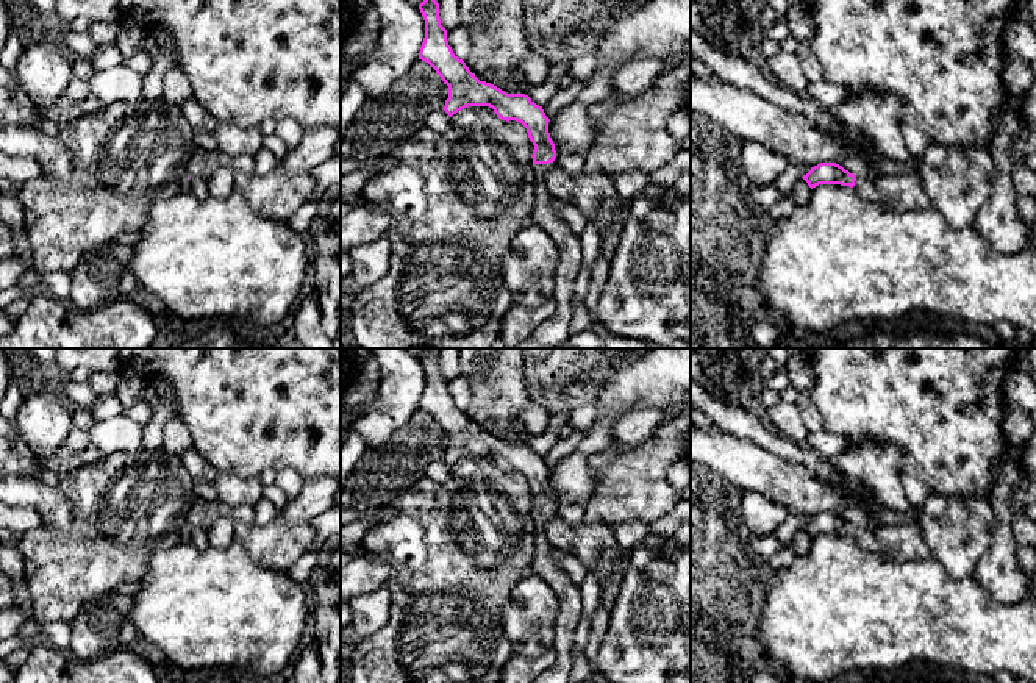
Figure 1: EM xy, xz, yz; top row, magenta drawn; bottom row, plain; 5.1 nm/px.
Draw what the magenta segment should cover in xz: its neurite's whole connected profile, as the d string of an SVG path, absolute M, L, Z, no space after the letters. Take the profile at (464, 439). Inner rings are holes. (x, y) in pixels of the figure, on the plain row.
M425 349L419 359L425 370L425 388L419 409L428 413L448 436L448 449L444 461L452 467L467 456L489 456L502 470L520 472L534 495L533 513L536 524L536 555L528 572L542 577L559 597L559 613L555 627L556 653L555 664L534 683L569 683L572 669L573 633L581 620L580 586L570 580L567 572L550 558L550 544L544 535L545 524L553 517L556 500L548 483L550 469L542 456L525 444L506 444L500 438L480 431L459 409L447 391L447 380L441 375L439 353Z

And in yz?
M820 513L802 528L811 539L819 535L850 536L863 550L888 555L897 561L922 560L931 555L922 528L914 519L898 527L880 525L877 531L869 531L836 513Z

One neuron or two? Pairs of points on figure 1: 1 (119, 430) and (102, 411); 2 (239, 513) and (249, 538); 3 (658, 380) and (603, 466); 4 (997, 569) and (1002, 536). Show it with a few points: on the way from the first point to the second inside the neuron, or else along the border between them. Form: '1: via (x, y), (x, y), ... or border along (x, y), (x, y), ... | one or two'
1: border along (122, 413), (96, 422) | two
2: border along (235, 522), (253, 524) | two
3: border along (632, 447), (597, 452), (591, 460), (594, 480) | two
4: via (1000, 561), (1002, 544) | one

